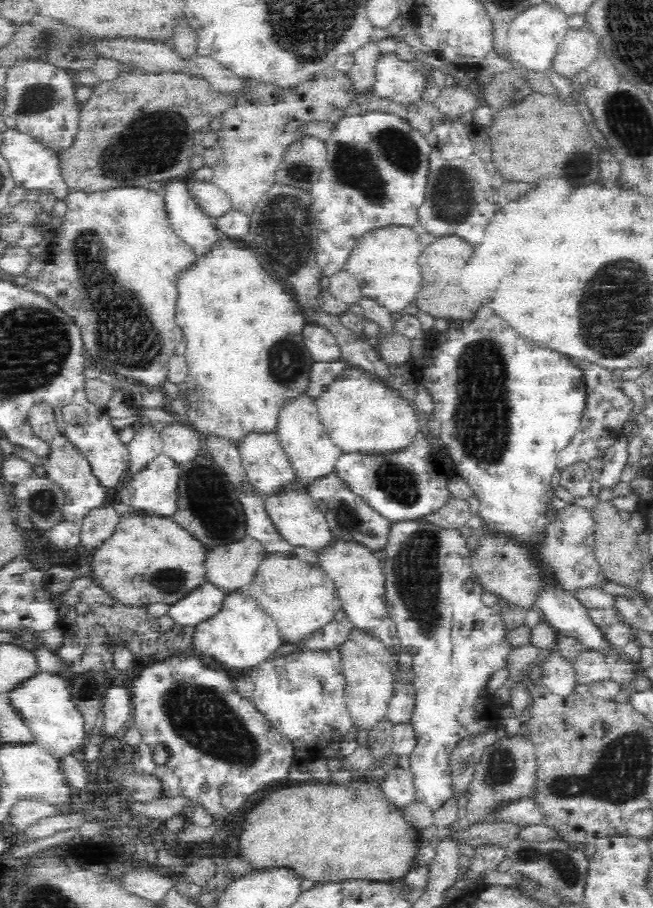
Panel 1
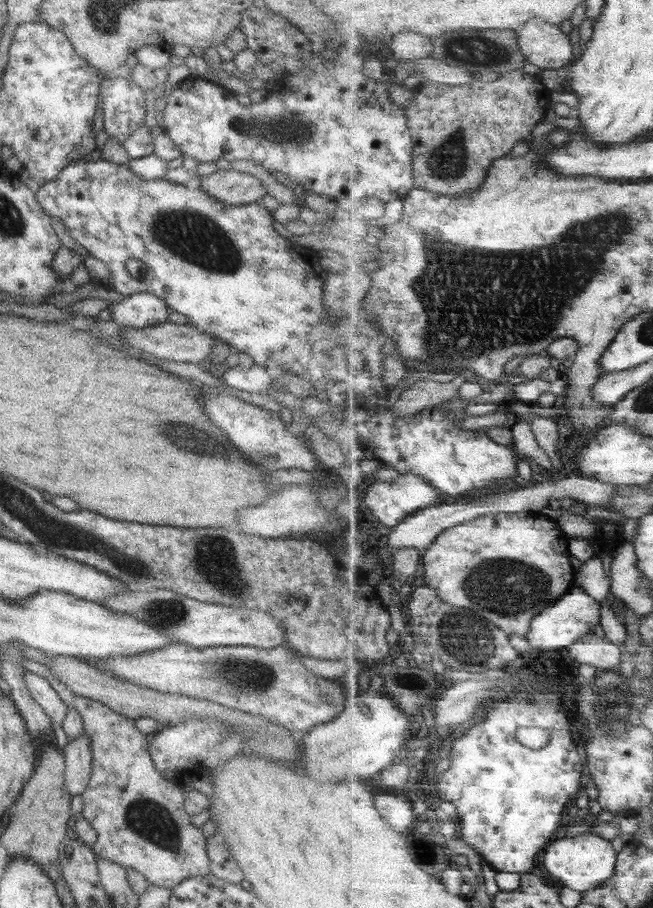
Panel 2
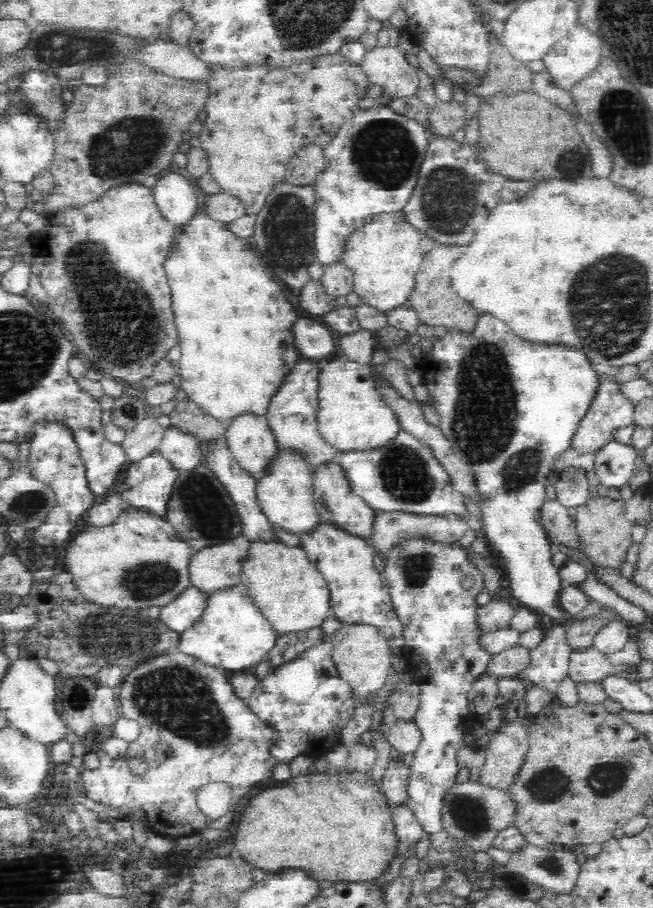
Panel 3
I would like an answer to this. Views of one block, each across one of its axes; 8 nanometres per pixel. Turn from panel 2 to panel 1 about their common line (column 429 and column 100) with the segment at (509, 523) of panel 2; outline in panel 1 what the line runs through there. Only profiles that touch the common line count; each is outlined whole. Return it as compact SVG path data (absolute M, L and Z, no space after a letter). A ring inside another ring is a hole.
M127 513L119 518L112 538L91 554L92 579L124 605L147 608L155 603L164 603L170 606L207 581L209 550L172 518ZM135 576L141 578L141 585L134 585Z

